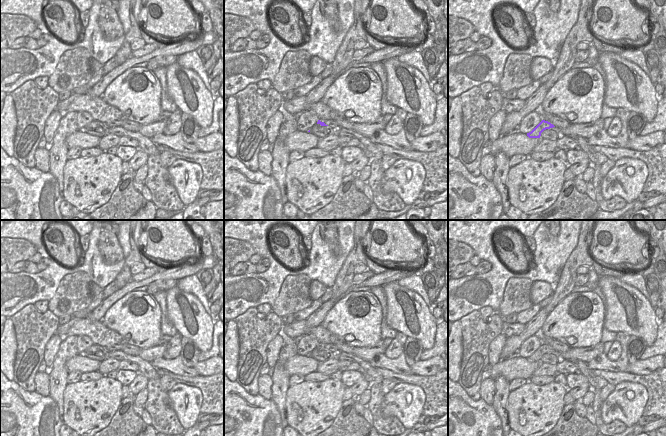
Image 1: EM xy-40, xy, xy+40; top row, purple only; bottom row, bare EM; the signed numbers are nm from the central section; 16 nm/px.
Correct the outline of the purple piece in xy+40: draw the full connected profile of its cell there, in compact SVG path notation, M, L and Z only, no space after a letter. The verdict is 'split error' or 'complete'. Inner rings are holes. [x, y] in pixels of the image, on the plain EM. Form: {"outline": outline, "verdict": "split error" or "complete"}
{"outline": "M542 344L531 356L527 357L529 362L540 362L541 357L546 354L555 351L548 345Z", "verdict": "complete"}

